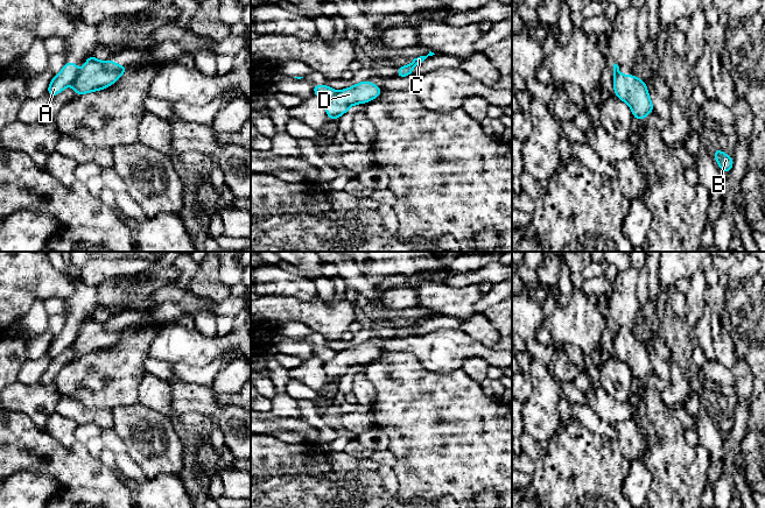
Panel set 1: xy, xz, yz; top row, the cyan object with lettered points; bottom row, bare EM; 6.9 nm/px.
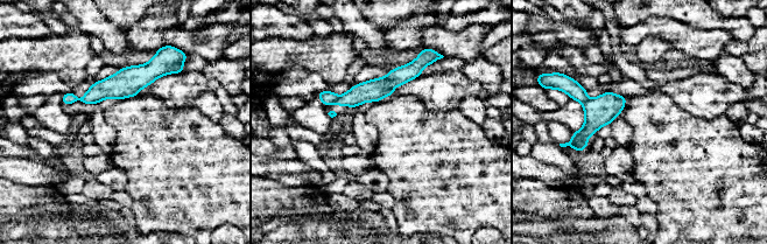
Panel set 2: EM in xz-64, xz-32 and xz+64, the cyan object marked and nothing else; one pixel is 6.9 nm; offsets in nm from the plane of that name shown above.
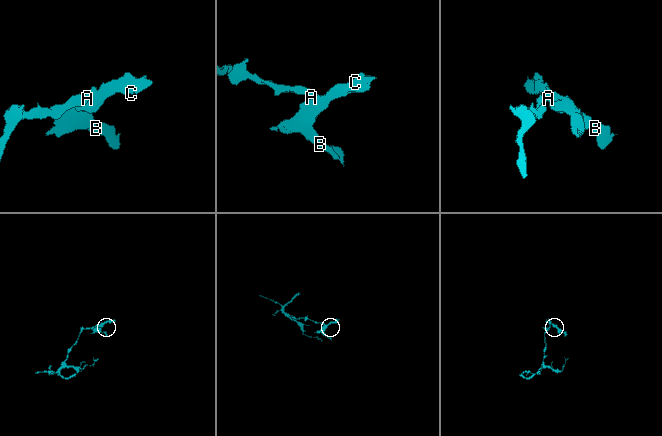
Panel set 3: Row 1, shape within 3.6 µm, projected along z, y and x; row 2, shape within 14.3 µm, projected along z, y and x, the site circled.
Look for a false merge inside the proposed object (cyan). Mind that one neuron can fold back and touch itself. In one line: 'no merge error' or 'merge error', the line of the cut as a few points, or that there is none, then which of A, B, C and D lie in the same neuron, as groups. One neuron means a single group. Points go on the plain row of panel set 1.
merge error; cut in xz along (336, 353), (324, 364); A / B C D

